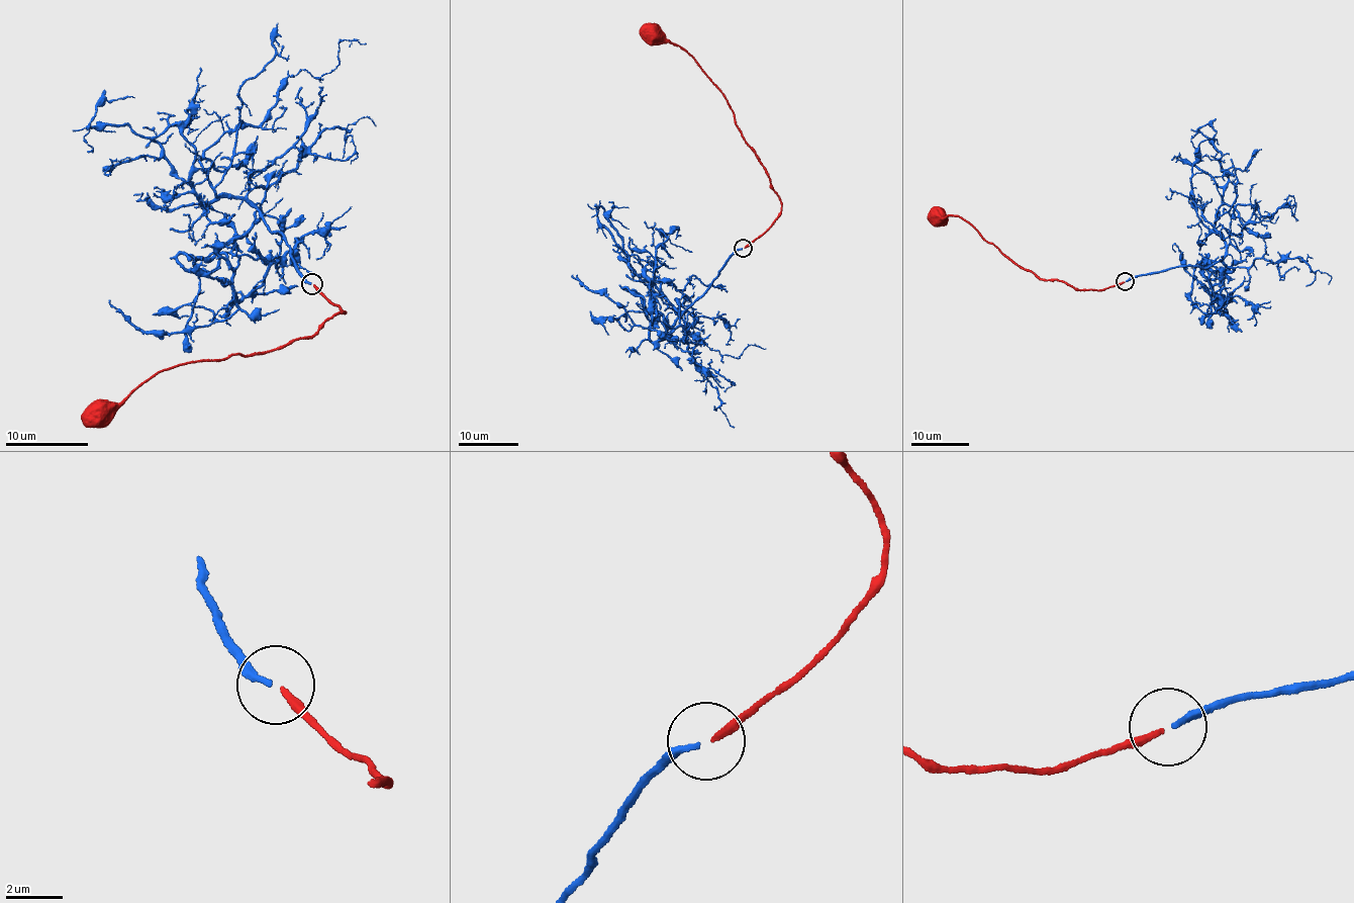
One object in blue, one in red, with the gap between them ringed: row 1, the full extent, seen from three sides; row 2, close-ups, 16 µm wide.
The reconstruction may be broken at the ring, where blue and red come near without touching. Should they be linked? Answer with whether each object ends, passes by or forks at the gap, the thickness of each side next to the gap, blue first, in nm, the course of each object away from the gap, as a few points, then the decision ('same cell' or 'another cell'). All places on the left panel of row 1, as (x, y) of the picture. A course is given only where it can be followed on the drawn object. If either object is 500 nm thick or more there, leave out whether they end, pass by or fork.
blue ends there; red ends there; 220 nm thick on the blue side, 240 nm on the other; blue runs (310, 284), (285, 235), (198, 162), (259, 125), (282, 83), (340, 64), (339, 42), (366, 43); red runs (314, 284), (344, 311), (312, 337), (158, 373), (119, 402), (99, 400), (81, 418); another cell

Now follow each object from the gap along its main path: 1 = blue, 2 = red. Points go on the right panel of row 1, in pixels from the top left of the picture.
1: (1126, 281), (1219, 261), (1225, 204), (1266, 215), (1287, 204), (1291, 215), (1293, 197), (1286, 203)
2: (1125, 282), (1096, 290), (1039, 279), (1002, 255), (957, 215), (942, 217), (945, 210), (938, 213)

